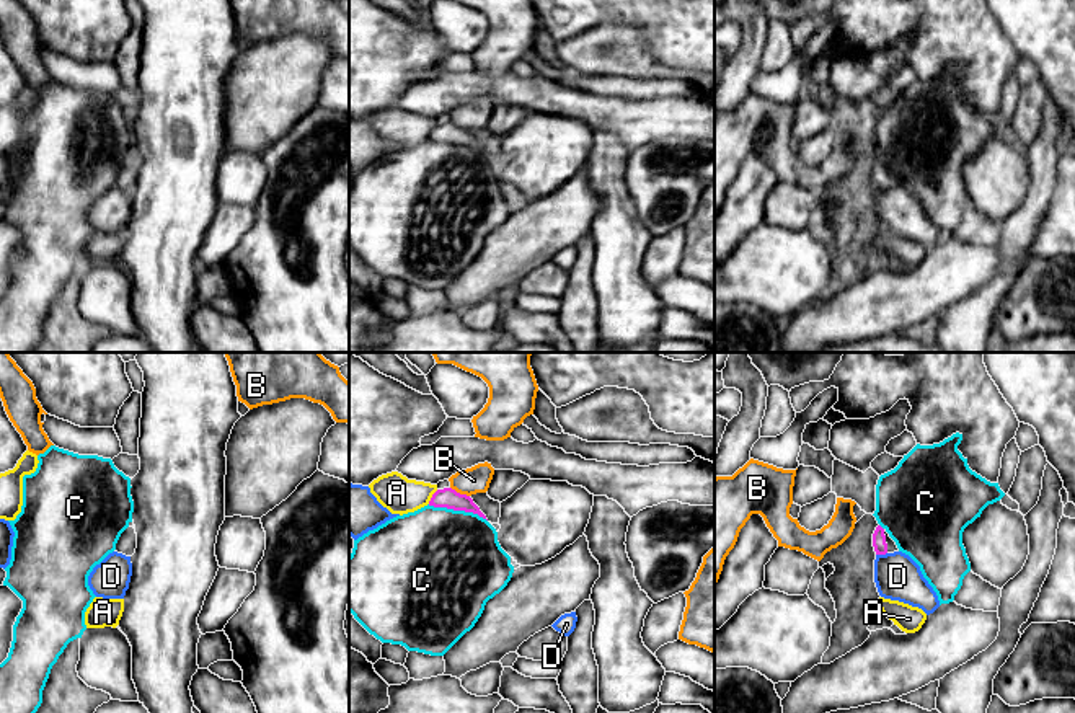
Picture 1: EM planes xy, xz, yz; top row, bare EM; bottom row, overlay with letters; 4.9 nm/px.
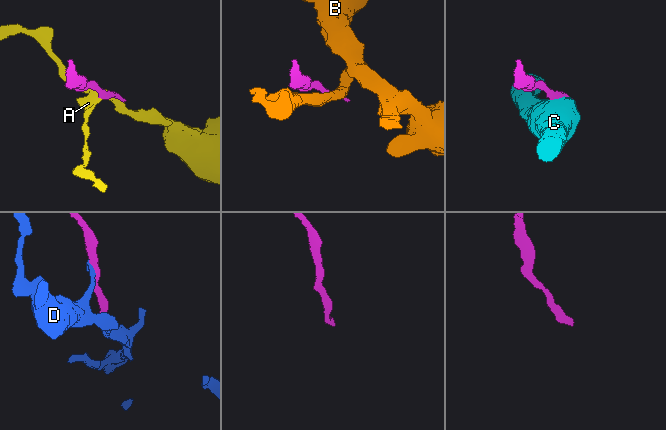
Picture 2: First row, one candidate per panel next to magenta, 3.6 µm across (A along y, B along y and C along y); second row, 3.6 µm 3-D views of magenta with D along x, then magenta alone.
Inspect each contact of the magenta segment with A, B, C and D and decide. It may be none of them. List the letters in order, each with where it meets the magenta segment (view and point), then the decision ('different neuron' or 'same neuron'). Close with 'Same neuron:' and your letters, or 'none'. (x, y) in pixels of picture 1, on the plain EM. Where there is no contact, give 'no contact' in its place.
A: xz (433, 131) | different neuron
B: xz (459, 128) | different neuron
C: xz (457, 144) | different neuron
D: yz (881, 188) | different neuron
Same neuron: none

